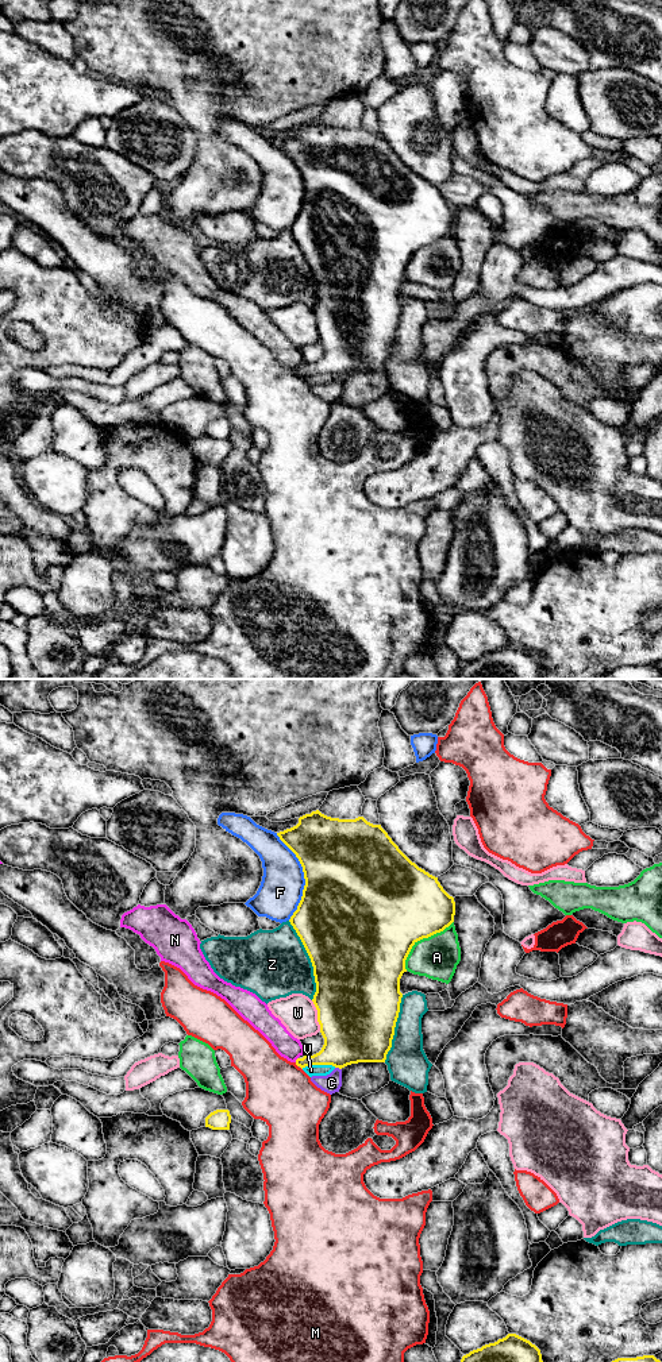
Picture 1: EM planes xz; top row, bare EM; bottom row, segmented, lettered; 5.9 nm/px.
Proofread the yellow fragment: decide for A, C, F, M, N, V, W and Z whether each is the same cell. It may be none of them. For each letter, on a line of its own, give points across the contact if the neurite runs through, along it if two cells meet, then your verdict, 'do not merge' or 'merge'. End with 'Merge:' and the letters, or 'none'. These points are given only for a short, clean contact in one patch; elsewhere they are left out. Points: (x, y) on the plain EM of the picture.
A: do not merge
C: do not merge
F: do not merge
M: do not merge
N: do not merge
V: border along xz (335, 375), (306, 374), (301, 377); do not merge
W: do not merge
Z: do not merge
Merge: none

